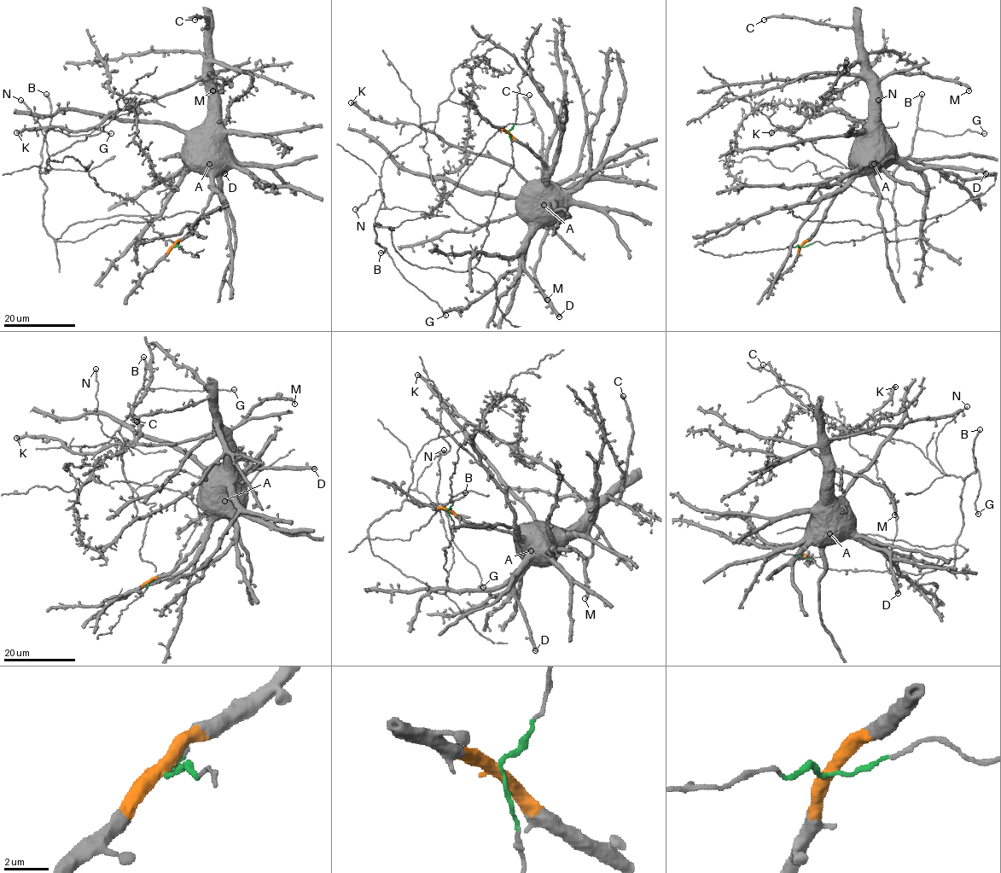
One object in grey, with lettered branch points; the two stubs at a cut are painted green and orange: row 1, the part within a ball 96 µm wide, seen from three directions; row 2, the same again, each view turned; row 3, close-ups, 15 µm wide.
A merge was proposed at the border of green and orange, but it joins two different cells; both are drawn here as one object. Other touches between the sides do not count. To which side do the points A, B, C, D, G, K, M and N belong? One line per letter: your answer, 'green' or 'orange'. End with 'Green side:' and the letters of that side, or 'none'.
A: orange
B: green
C: orange
D: orange
G: green
K: orange
M: orange
N: green
Green side: B, G, N

